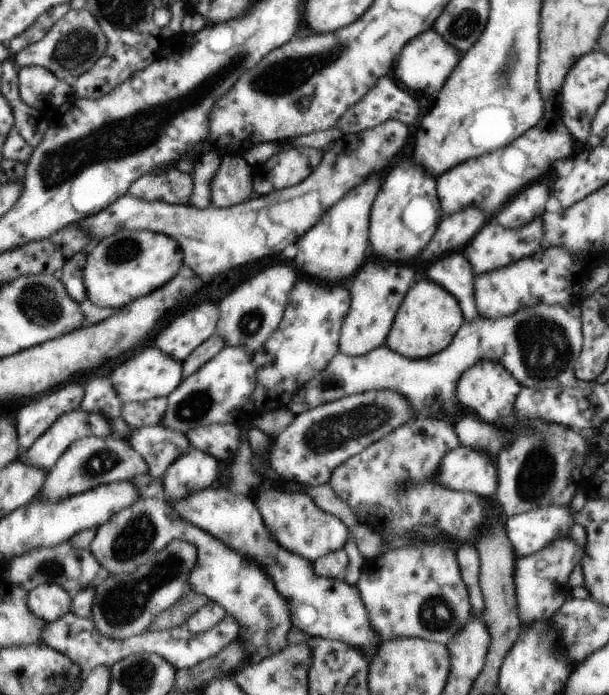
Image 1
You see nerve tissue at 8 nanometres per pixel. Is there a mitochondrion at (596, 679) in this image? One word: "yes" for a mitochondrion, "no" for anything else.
no

